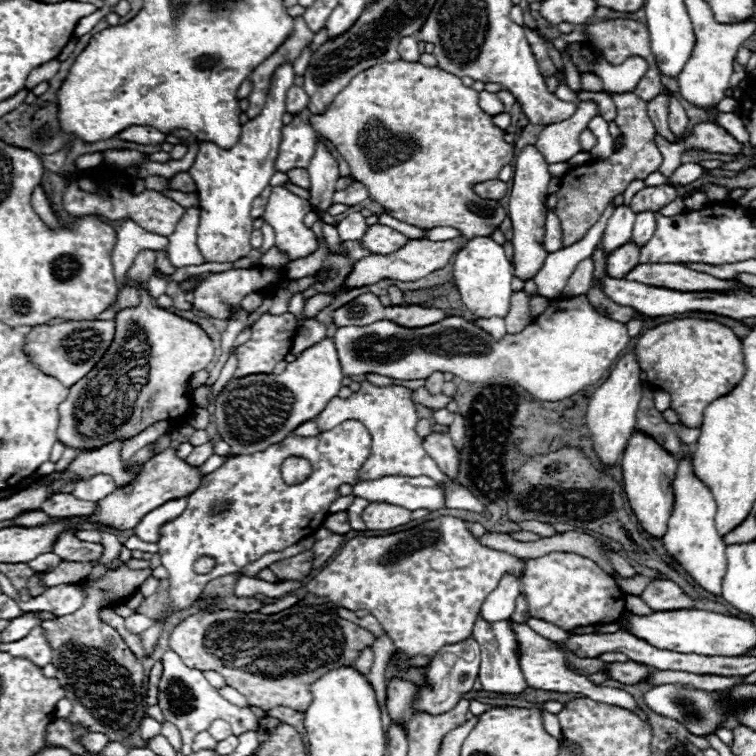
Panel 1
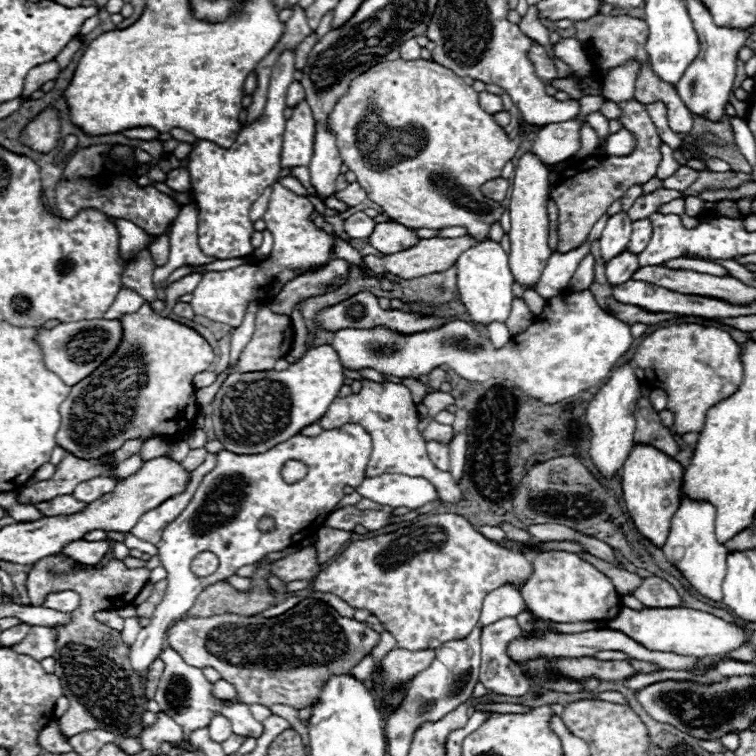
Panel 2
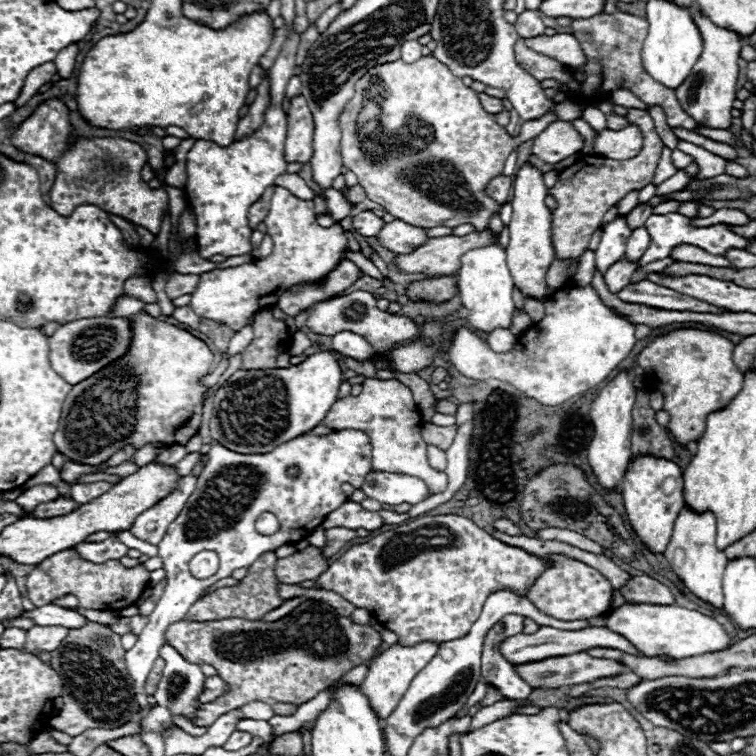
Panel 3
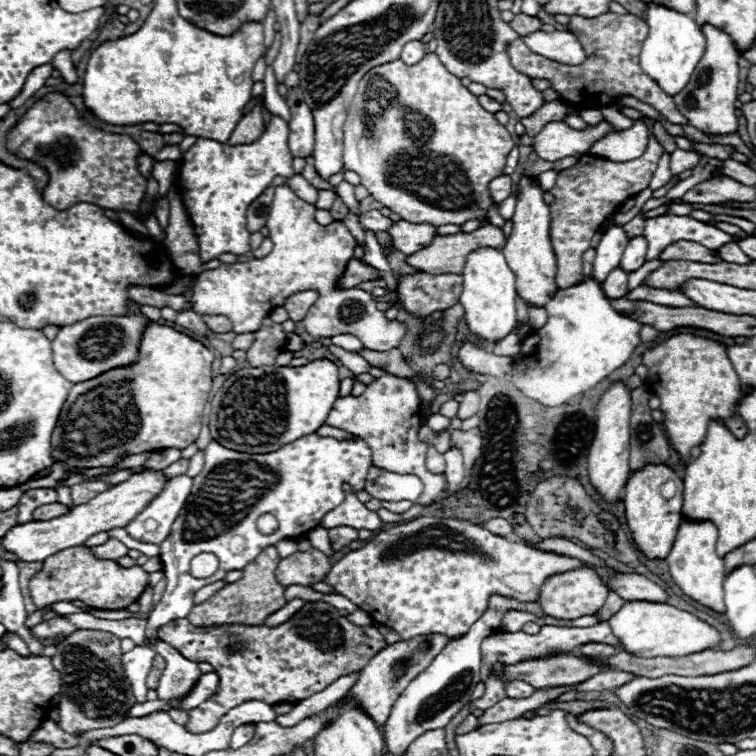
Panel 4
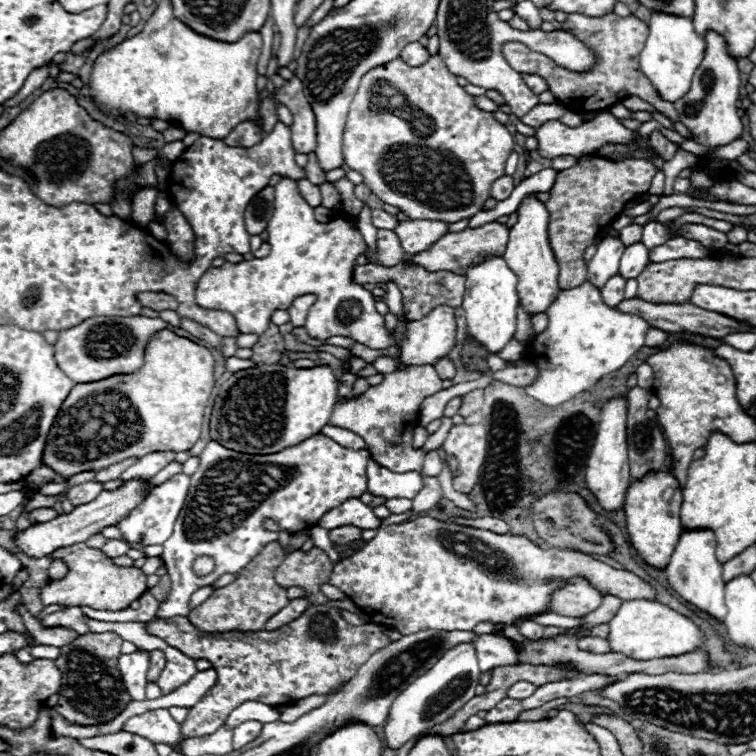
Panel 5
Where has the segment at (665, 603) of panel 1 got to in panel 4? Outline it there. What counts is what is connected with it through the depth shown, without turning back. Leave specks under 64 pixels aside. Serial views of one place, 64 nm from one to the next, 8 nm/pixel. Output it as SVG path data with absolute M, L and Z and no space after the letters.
M594 568L600 578L604 578L604 582L608 584L608 588L612 588L620 598L624 598L626 602L666 602L666 590L660 588L658 584L654 584L652 580L648 580L642 574L618 574L616 578L608 578L606 570L602 568Z

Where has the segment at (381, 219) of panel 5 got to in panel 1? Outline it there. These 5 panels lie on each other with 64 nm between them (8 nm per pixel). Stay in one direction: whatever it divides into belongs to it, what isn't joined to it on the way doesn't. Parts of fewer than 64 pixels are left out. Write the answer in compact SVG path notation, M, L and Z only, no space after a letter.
M354 212L354 214L346 216L342 222L338 222L336 228L338 228L340 242L346 242L346 240L360 240L364 236L368 224L360 212Z

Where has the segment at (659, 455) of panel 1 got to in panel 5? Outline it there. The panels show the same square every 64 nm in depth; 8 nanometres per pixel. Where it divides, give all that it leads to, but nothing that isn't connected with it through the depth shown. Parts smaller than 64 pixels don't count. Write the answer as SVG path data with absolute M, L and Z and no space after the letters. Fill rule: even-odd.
M650 472L640 480L634 480L626 492L624 512L626 512L626 528L630 534L630 542L636 552L656 568L664 568L670 562L674 546L678 544L678 536L682 532L680 524L680 506L682 506L682 490L678 480L670 472ZM666 488L674 488L672 500L664 500L662 494Z

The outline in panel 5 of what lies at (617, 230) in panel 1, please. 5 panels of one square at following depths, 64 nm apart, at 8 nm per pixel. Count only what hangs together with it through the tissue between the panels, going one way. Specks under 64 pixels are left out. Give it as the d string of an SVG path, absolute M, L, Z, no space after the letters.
M620 236L602 238L594 258L588 262L588 280L594 286L602 288L608 282L608 278L618 272L622 252L624 252L624 246Z

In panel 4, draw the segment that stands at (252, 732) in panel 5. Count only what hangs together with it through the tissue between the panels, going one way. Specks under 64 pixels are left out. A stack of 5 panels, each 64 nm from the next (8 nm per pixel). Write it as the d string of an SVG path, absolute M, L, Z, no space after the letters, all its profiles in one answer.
M238 726L230 738L230 748L236 750L238 746L244 746L246 742L250 742L254 736L254 728L252 726Z

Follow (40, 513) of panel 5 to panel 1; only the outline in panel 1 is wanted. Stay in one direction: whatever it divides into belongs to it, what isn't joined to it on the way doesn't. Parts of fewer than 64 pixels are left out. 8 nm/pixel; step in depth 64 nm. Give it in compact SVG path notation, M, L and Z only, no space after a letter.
M54 494L50 496L42 508L48 516L90 516L96 510L94 502L78 502L72 494Z

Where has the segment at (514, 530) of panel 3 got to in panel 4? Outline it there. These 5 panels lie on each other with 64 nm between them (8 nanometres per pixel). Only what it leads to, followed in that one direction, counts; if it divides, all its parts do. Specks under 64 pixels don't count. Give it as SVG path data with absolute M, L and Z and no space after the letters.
M492 518L492 520L488 520L484 526L486 526L486 530L490 530L492 534L502 534L502 536L506 536L506 534L512 532L512 524L510 524L508 520L504 520L504 518Z

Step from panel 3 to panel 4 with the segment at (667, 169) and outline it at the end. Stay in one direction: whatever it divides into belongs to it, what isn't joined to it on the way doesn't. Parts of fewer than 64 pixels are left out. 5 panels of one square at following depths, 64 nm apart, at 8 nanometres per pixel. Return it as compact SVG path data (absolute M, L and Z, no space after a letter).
M664 152L662 158L660 158L660 162L658 162L658 170L654 172L654 178L652 178L652 182L650 182L650 188L656 190L656 188L664 186L670 178L672 178L672 170L670 170L670 154Z

